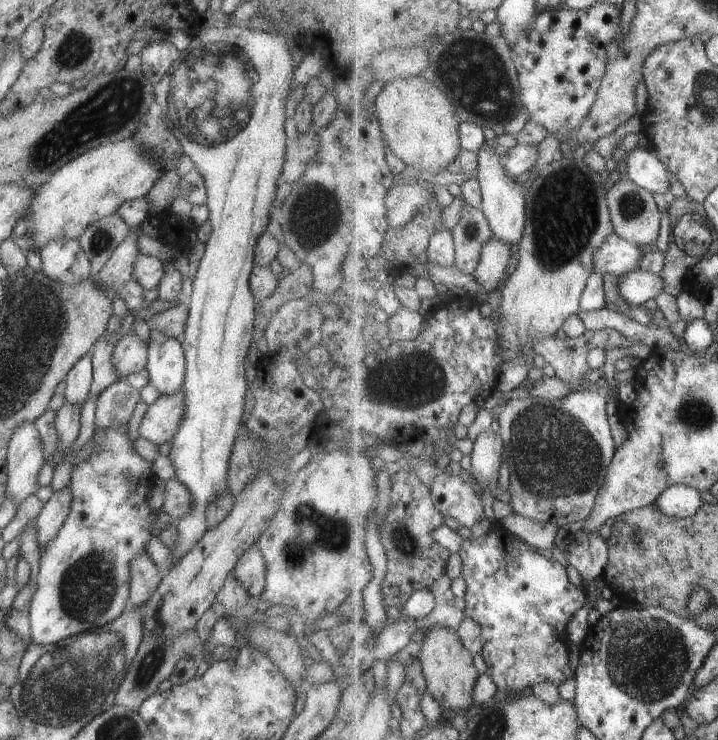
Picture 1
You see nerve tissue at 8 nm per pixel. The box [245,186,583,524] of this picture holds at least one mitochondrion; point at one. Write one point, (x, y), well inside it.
(410, 383)

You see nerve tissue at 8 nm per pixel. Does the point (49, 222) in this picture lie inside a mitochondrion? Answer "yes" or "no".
no

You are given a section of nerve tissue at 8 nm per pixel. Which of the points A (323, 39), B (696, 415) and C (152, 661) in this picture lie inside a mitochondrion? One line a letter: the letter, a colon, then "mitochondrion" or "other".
A: other
B: mitochondrion
C: mitochondrion

